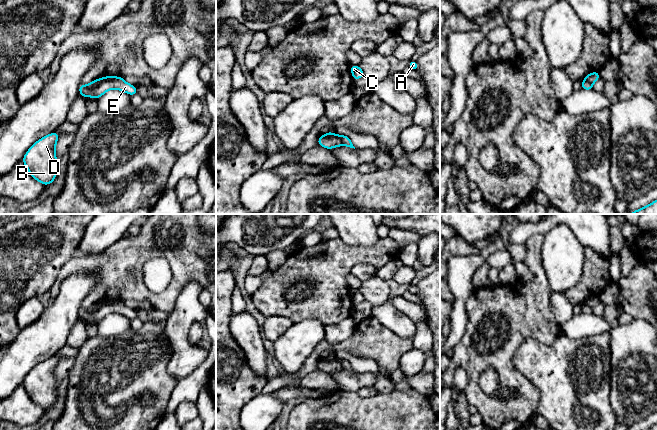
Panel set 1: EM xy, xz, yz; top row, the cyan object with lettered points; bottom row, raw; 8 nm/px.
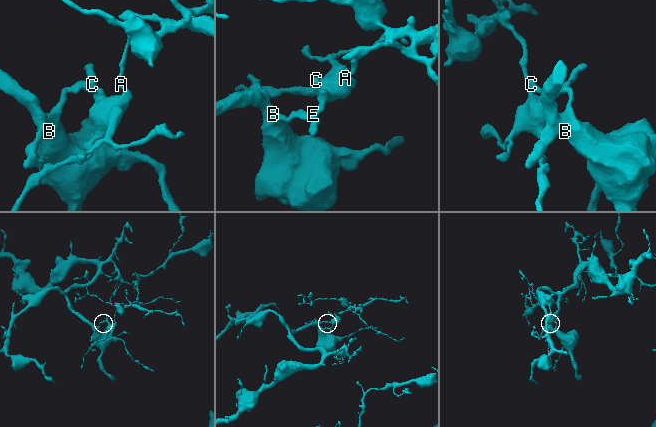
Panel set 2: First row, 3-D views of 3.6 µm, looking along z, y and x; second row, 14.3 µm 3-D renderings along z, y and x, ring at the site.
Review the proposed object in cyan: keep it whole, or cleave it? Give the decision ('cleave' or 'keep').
cleave

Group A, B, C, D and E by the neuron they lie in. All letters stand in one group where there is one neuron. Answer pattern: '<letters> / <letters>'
A C E / B D

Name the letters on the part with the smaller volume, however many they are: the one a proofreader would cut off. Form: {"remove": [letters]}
{"remove": ["A", "C", "E"]}

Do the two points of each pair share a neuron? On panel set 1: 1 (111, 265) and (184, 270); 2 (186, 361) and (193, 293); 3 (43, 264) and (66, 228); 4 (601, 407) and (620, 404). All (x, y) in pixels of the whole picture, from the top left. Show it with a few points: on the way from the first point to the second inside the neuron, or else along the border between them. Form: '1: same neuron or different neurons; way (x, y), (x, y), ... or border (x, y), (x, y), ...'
1: same neuron; way (129, 255), (131, 253), (166, 254)
2: same neuron; way (181, 344), (181, 318), (188, 310)
3: same neuron; way (43, 255), (43, 251), (57, 237)
4: different neurons; border (609, 383), (608, 400), (616, 419)

